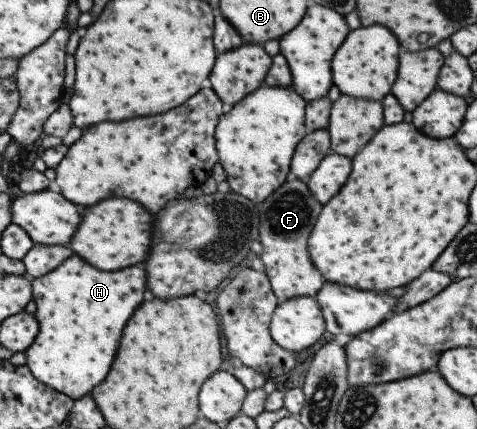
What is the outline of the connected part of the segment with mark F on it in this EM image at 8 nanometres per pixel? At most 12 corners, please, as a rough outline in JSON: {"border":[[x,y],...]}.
{"border":[[292,177],[261,201],[260,259],[277,302],[324,279],[307,239],[321,205]]}

